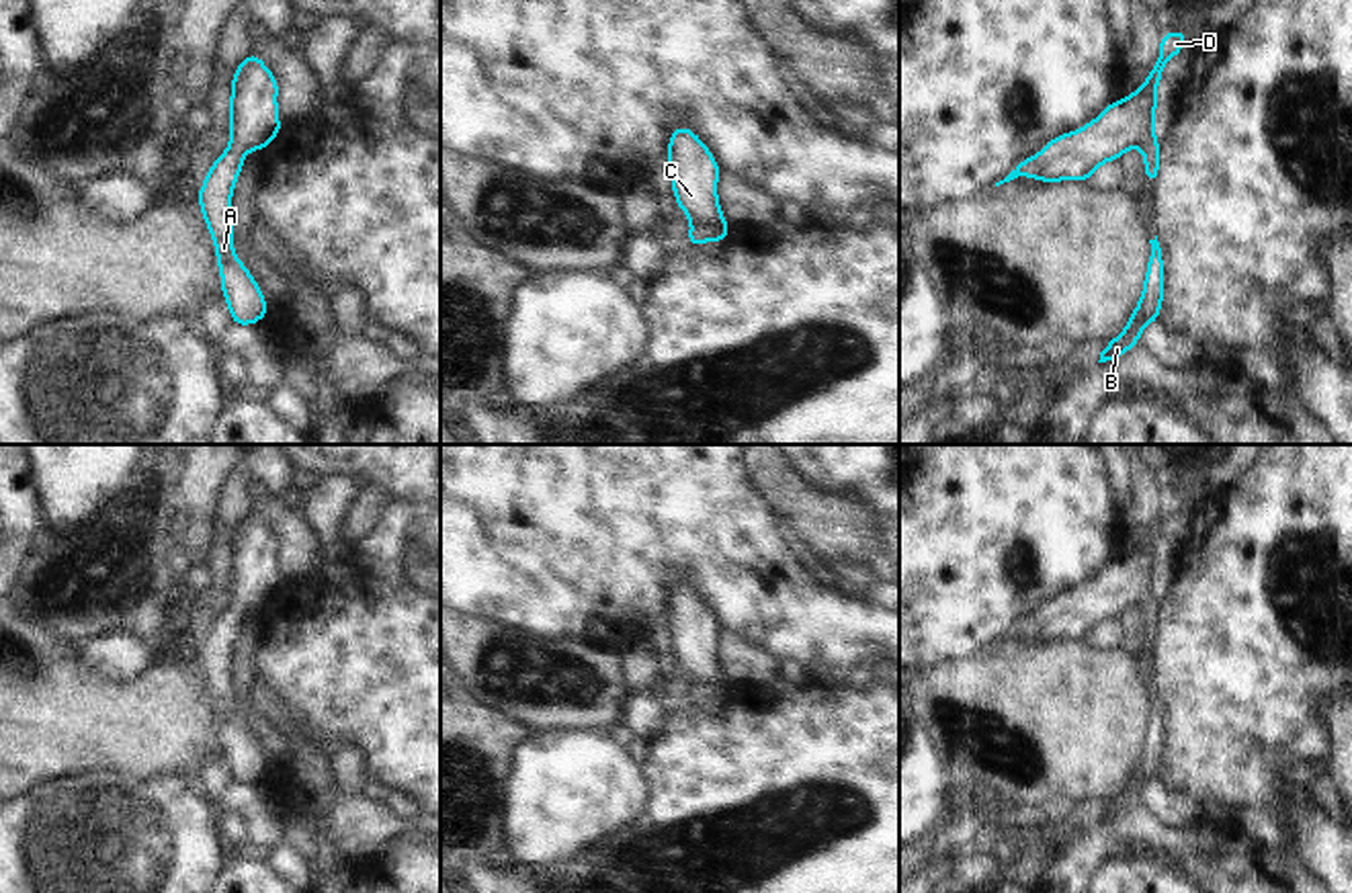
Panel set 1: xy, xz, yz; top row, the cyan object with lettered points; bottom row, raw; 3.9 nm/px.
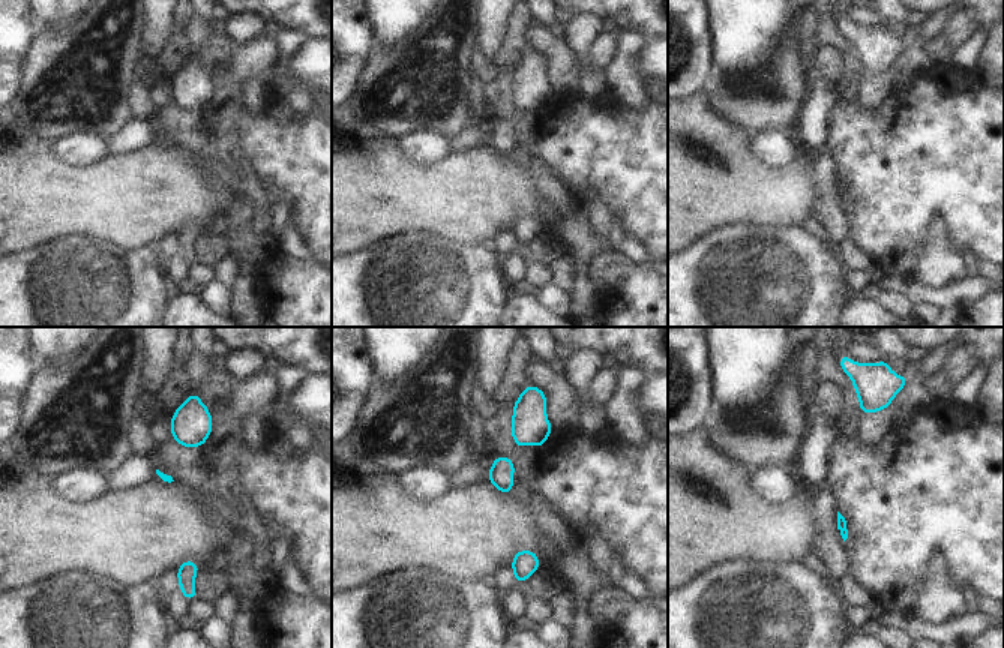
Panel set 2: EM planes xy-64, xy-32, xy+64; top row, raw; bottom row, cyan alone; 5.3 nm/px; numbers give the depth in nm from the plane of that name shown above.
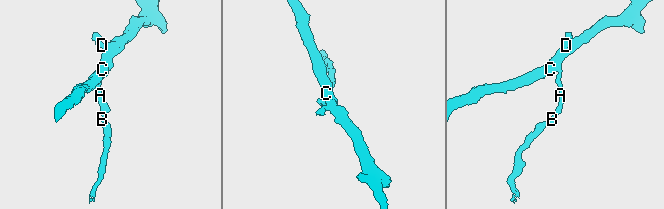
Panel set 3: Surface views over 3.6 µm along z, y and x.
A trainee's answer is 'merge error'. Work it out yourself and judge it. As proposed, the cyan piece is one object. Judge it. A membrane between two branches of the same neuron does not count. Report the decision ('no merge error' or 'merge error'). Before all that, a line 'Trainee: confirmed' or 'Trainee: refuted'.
Trainee: refuted
no merge error

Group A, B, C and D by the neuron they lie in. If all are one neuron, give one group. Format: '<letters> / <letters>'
A B C D

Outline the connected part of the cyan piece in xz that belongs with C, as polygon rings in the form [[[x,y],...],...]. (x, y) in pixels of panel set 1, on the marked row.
[[[676,127],[668,141],[666,162],[678,209],[690,219],[688,246],[725,242],[731,227],[719,209],[717,178],[721,168],[711,150],[688,127]]]

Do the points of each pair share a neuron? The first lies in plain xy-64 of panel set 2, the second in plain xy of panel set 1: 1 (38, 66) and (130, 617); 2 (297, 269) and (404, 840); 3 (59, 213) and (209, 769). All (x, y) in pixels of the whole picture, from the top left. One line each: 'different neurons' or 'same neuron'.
1: same neuron
2: same neuron
3: different neurons

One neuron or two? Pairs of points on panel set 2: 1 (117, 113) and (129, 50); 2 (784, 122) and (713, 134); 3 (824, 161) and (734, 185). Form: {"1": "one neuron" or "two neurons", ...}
{"1": "one neuron", "2": "two neurons", "3": "two neurons"}

